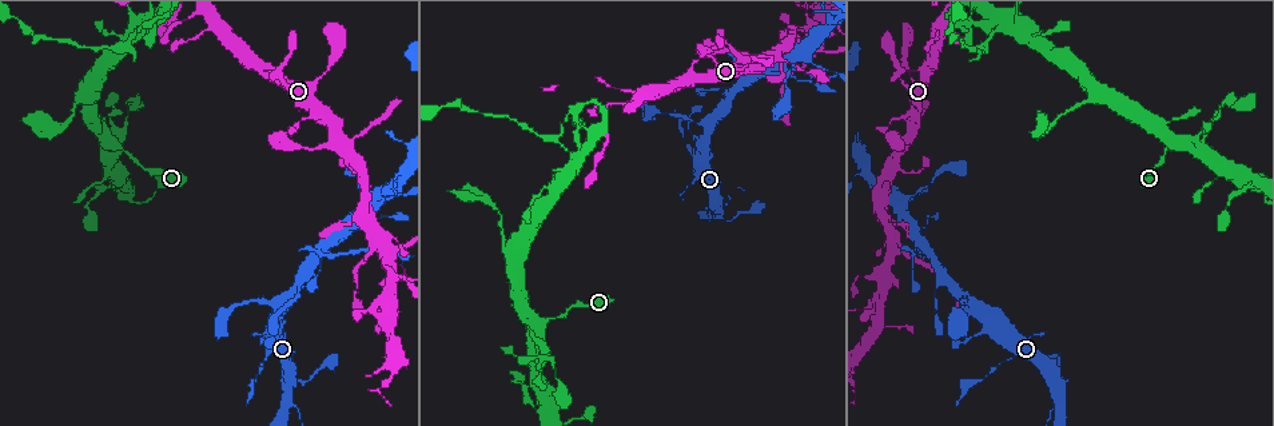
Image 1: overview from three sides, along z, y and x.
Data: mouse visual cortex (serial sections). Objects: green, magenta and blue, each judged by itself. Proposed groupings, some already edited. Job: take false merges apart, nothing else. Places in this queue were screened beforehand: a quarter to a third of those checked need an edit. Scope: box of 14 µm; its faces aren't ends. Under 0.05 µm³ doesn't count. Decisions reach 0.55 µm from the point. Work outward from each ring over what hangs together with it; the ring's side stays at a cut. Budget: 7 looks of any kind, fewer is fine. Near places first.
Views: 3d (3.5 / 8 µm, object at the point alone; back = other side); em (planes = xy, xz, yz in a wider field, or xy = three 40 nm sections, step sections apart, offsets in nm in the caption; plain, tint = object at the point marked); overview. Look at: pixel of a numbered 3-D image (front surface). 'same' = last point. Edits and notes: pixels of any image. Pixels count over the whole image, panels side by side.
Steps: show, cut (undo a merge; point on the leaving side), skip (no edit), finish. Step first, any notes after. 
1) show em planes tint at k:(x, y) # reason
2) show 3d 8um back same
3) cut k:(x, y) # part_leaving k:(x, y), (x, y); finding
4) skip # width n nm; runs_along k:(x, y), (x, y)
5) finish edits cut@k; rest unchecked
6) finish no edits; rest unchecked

show 3d 3.5um at 1:(925, 243) # thin arm on a thick one

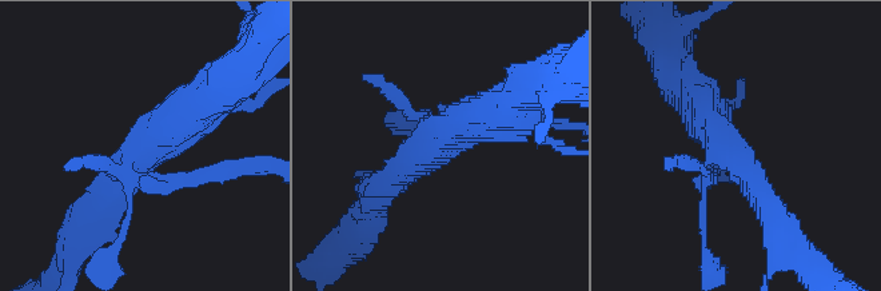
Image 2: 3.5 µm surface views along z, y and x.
show em xy step 5 tint at 2:(434, 143) # now the EM

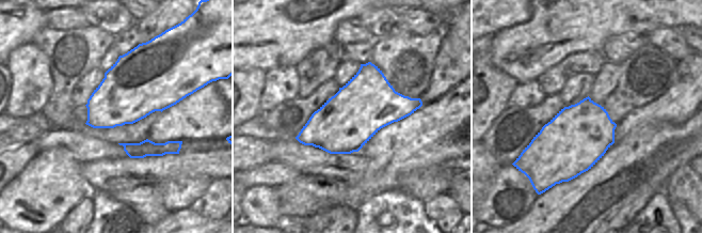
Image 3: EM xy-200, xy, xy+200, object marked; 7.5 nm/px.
skip # runs_along 2:(88, 219), (112, 178), (198, 100); all the same cell

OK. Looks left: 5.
show 3d 3.5um at 1:(370, 203) # sudden change in width

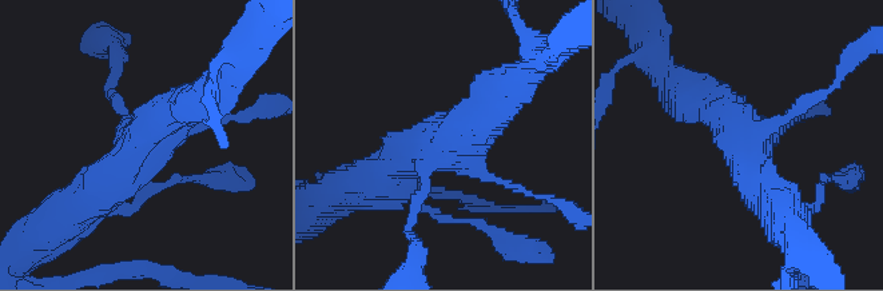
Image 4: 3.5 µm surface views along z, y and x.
show em xy step 2 tint at 4:(746, 140) # arms 4; arm_widths 150, 150, 450, 500 nm

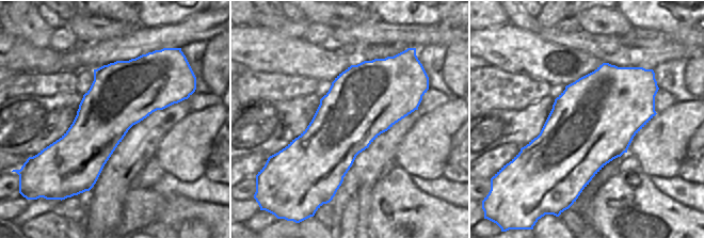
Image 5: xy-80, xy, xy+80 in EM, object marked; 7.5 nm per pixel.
skip # all the same cell

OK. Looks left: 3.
show 3d 3.5um at 1:(744, 211) # abrupt turn

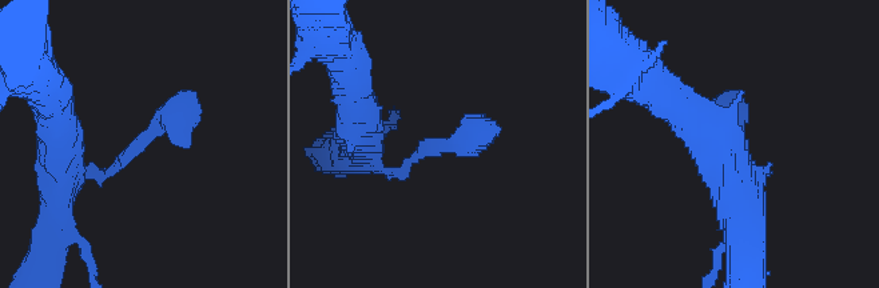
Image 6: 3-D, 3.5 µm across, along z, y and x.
show em xy step 5 tint at 6:(138, 142) # need the tissue

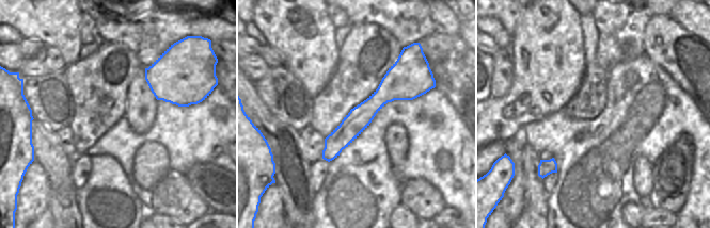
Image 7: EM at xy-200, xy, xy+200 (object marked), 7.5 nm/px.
skip # all the same cell

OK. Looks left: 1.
finish no edits; rest unchecked

